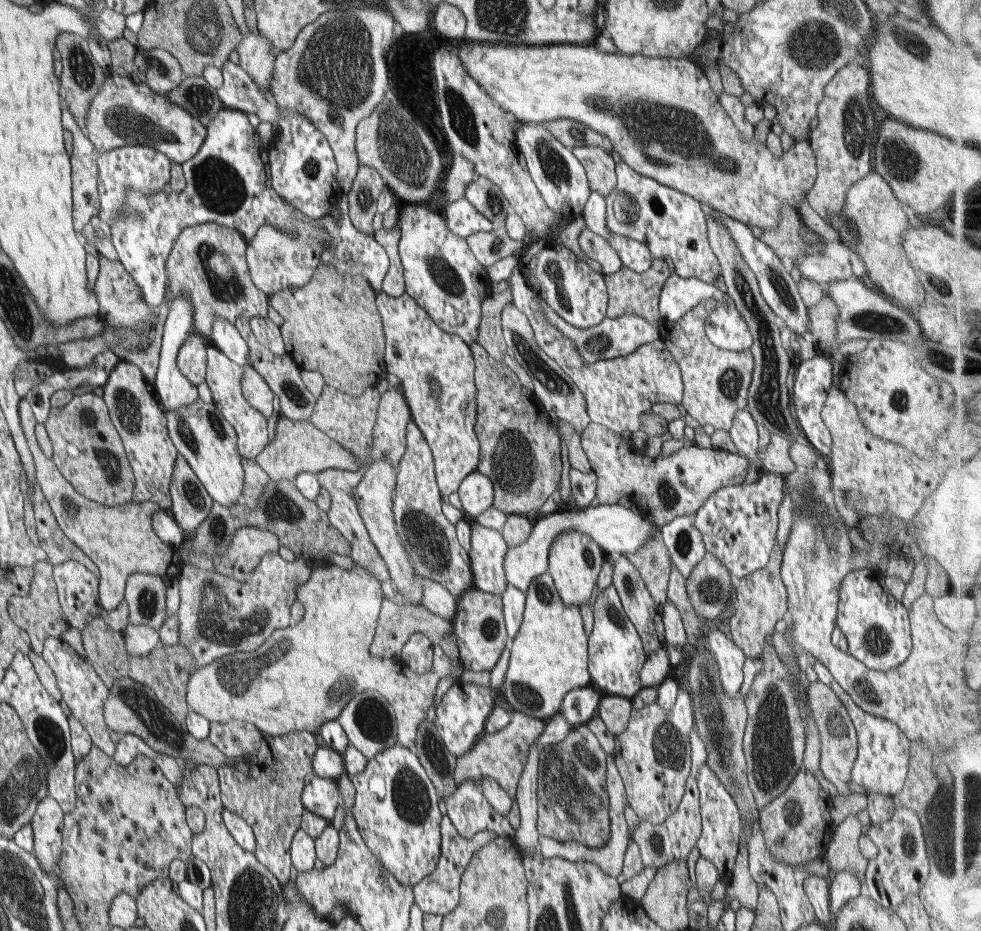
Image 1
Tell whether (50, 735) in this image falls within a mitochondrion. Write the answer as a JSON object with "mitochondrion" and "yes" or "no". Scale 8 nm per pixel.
{"mitochondrion":"yes"}

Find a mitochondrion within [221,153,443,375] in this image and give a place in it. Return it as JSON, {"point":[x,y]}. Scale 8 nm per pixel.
{"point":[364,200]}

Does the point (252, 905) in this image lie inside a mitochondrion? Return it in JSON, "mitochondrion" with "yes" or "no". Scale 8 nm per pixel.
{"mitochondrion":"yes"}

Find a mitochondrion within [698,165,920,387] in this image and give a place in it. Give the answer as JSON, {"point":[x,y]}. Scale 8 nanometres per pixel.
{"point":[874,321]}

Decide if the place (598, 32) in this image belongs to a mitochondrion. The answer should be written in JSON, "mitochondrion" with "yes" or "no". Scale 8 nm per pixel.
{"mitochondrion":"no"}

